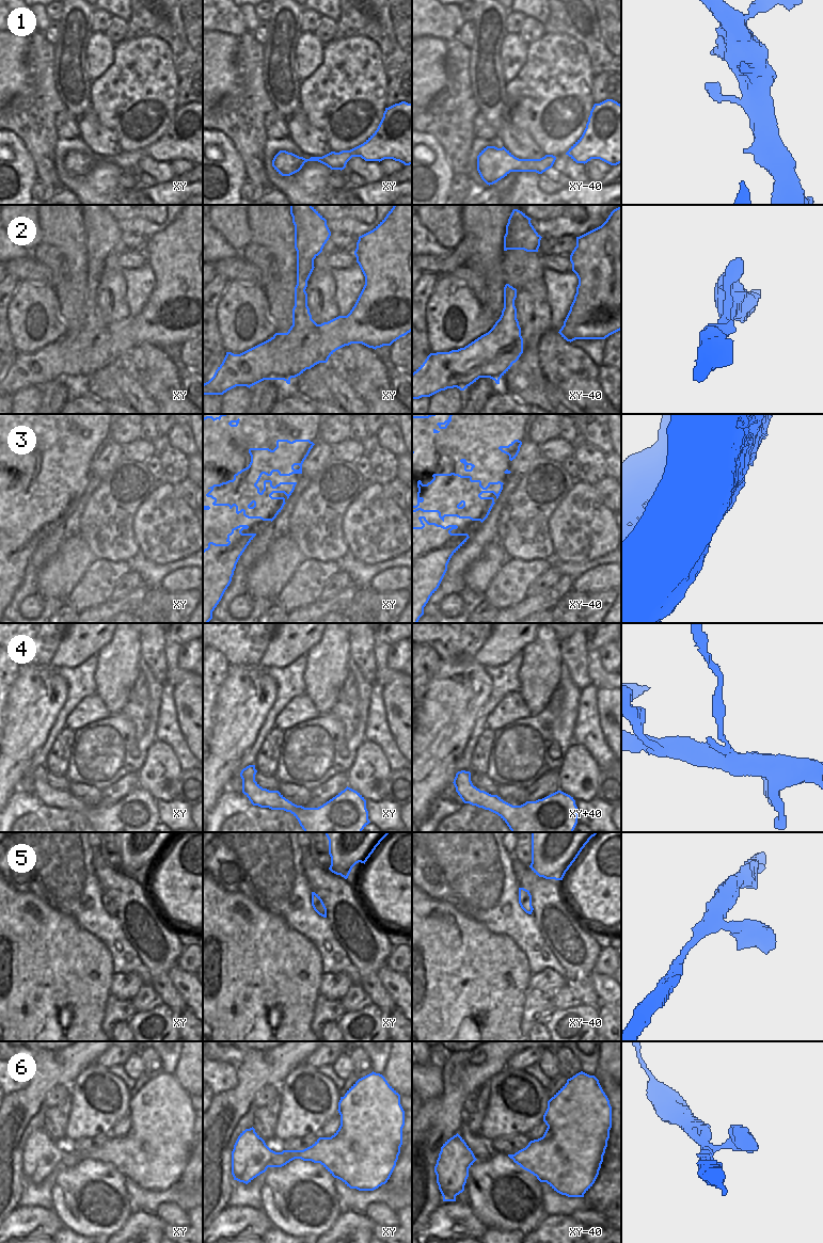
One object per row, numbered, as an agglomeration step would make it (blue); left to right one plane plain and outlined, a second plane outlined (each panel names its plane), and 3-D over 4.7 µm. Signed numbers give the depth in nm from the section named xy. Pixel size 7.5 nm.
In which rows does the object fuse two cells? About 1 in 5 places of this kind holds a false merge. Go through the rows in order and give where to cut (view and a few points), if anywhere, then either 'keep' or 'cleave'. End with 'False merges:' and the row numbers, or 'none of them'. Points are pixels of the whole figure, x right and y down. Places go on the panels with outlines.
1: no cut; keep
2: no cut; keep
3: no cut; keep
4: cut in xy along (247, 766), (254, 768); cleave
5: no cut; keep
6: no cut; keep
False merges: 4

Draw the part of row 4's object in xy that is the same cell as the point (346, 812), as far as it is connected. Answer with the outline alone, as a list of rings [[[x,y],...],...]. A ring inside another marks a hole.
[[[241,770],[242,793],[253,806],[290,812],[304,832],[362,832],[370,823],[366,800],[357,791],[346,787],[318,808],[304,808],[286,799],[279,791],[263,788],[256,781],[257,770]]]

